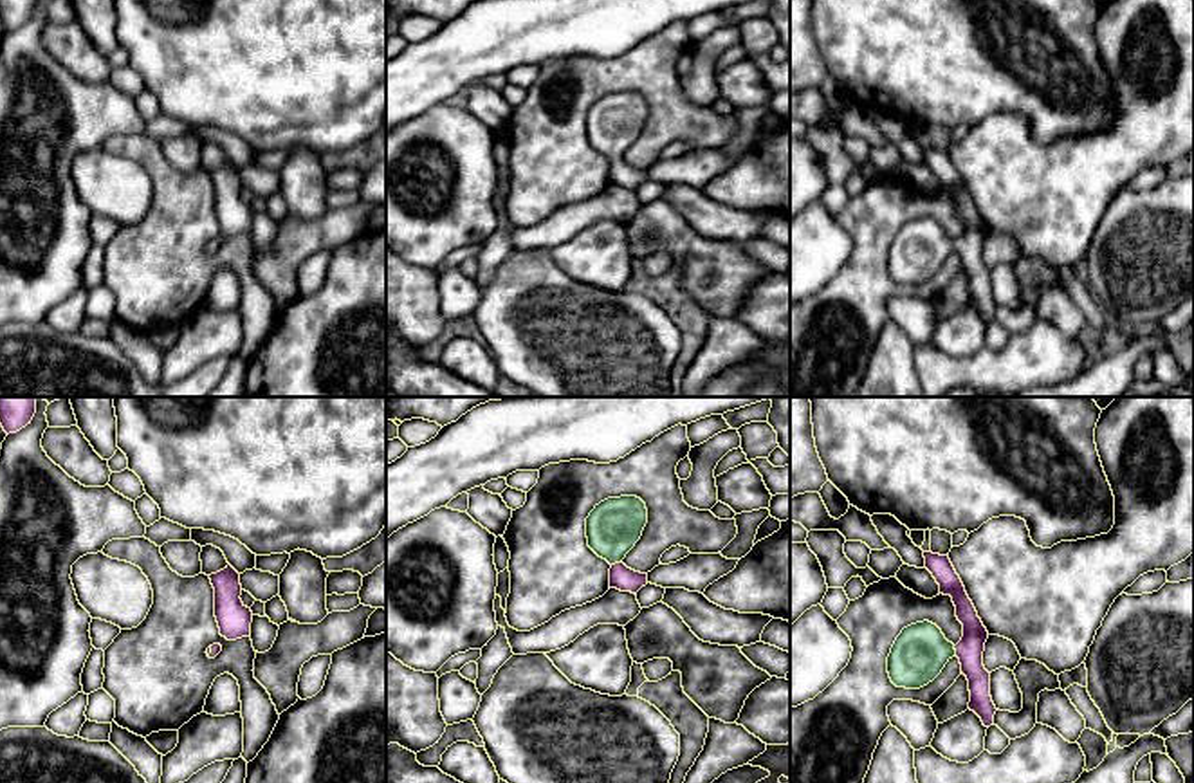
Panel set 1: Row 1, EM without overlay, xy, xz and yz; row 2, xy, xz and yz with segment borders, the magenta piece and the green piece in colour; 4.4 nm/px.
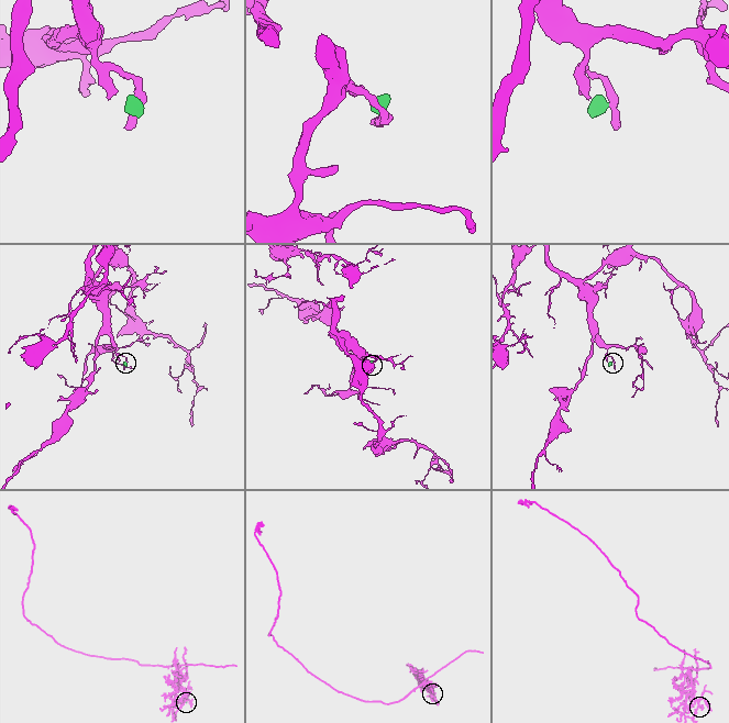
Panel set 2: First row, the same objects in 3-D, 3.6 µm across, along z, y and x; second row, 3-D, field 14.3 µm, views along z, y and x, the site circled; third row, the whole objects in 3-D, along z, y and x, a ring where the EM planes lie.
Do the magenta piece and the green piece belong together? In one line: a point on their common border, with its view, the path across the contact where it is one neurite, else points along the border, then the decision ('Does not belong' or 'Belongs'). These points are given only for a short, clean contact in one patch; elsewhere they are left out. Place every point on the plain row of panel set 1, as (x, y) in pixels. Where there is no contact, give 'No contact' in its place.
Touches magenta at xz (615, 159). Path across: xz (621, 174), (615, 159), (614, 123). Belongs

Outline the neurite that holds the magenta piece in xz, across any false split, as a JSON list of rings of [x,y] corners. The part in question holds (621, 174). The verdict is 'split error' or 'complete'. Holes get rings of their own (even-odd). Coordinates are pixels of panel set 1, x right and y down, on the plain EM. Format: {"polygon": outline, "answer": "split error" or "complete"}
{"polygon": [[[637,92],[608,94],[586,114],[588,143],[611,161],[610,184],[637,189],[648,180],[648,170],[622,159],[640,135],[646,119],[648,105]]], "answer": "split error"}

